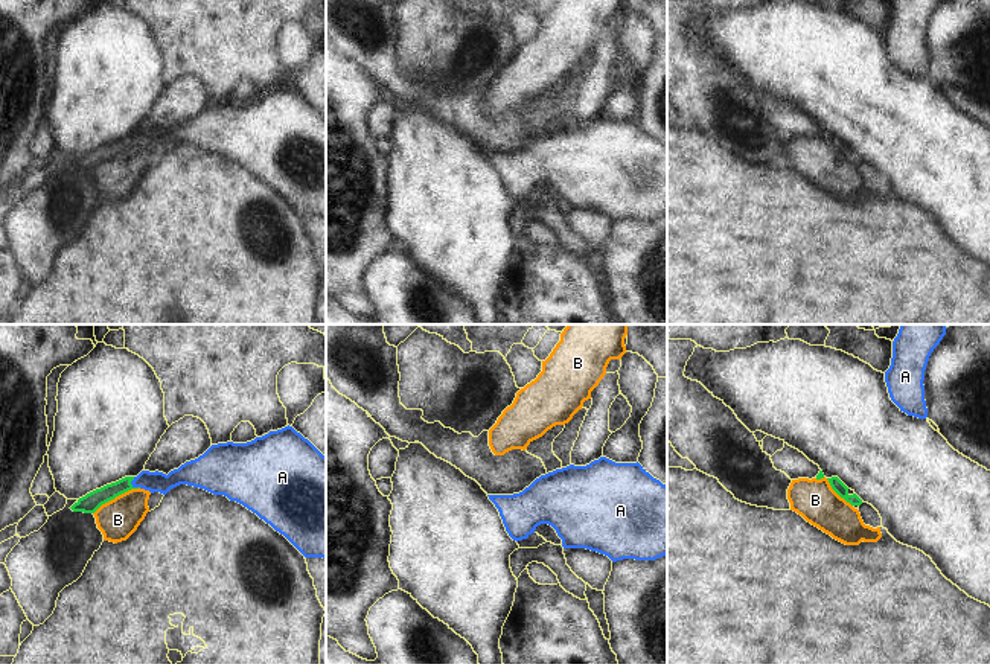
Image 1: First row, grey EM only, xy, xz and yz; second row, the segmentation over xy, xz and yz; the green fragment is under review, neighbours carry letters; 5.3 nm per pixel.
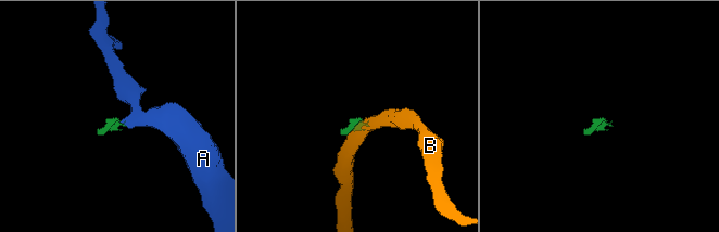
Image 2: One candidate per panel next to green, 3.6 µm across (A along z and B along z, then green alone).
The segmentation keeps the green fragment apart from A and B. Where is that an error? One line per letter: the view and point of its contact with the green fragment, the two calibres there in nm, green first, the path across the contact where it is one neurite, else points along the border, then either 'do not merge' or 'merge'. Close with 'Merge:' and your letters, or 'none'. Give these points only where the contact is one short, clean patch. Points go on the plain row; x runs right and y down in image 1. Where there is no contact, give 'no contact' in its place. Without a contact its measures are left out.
A: meets green in xy at (130, 142); 100 nm thick on the green side, 110 nm on the other; runs through xy (90, 162), (130, 142), (154, 140); merge
B: meets green in xy at (116, 154); 100 nm thick on the green side, 220 nm on the other; border along xy (139, 146), (131, 146), (116, 154), (93, 172); do not merge
Merge: A

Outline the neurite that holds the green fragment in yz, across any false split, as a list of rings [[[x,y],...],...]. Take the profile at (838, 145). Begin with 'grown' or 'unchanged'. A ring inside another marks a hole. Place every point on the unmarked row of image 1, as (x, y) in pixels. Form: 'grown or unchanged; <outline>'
unchanged; [[[832,136],[827,139],[829,139],[832,148],[841,157],[844,157],[847,161],[850,161],[851,164],[861,164],[862,163],[862,158],[856,152],[853,152],[853,154],[848,152],[848,146],[838,136]]]

